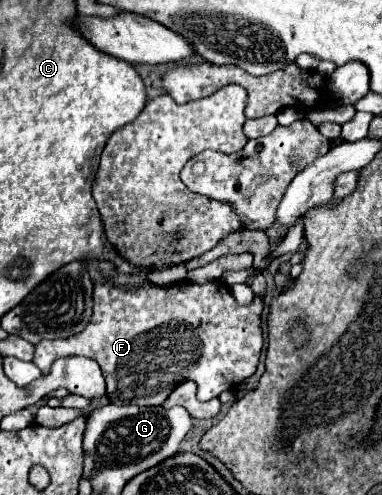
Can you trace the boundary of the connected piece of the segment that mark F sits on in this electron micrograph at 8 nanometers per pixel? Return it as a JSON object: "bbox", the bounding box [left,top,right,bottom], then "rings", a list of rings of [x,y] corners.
{"bbox":[34,282,264,406],"rings":[[[110,282],[94,286],[94,308],[88,326],[70,338],[40,340],[34,352],[34,364],[42,374],[50,372],[56,358],[80,354],[96,360],[106,378],[106,396],[112,404],[134,404],[134,406],[160,406],[176,386],[186,380],[198,384],[198,400],[206,402],[218,398],[220,392],[236,388],[244,378],[256,372],[256,364],[262,350],[262,328],[260,314],[264,302],[254,298],[250,306],[238,306],[230,288],[224,282],[178,282],[172,286],[146,284],[138,290],[114,286]]]}

